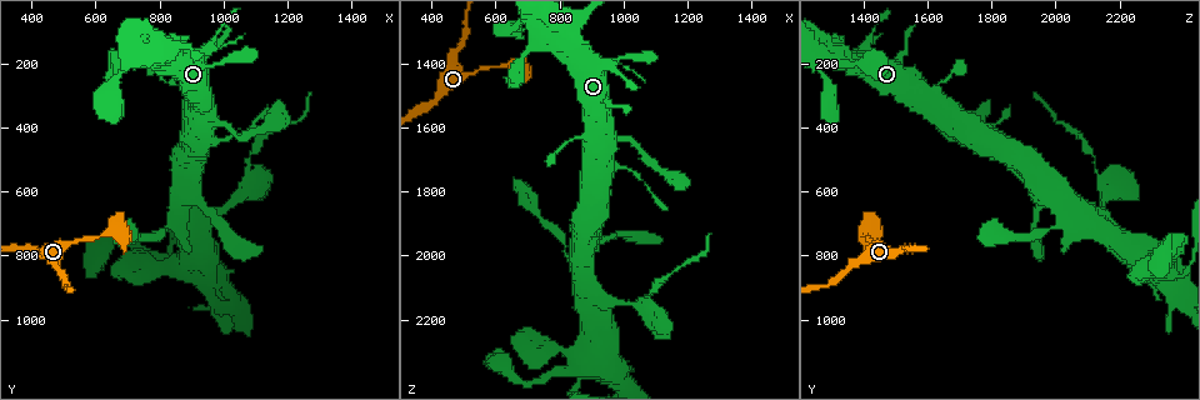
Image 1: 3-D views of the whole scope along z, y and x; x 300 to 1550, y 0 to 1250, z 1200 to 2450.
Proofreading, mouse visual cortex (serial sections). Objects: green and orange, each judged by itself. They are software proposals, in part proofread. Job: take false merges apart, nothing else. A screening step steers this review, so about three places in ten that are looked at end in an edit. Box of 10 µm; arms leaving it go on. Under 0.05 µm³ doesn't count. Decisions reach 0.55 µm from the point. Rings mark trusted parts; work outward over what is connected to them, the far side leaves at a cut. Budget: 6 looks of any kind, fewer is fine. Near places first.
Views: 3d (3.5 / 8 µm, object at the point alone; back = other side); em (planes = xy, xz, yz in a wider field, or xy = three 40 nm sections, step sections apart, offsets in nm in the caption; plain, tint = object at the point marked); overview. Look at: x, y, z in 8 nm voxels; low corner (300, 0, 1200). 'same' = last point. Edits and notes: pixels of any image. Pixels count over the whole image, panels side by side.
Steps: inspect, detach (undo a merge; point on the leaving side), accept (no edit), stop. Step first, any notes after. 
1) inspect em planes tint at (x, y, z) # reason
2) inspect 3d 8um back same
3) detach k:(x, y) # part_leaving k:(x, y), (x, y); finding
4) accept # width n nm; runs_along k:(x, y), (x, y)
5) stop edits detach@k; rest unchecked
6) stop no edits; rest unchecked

inspect em xy step 2 tint at (660, 730, 1410) # abrupt turn

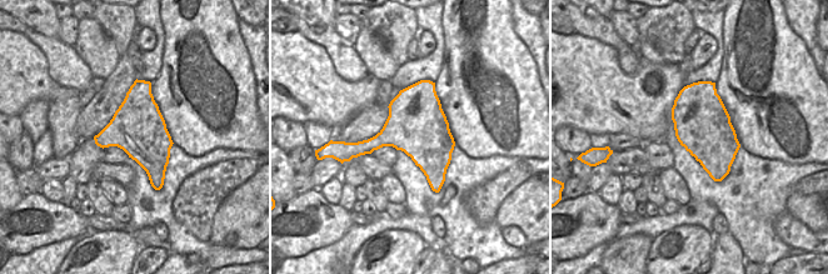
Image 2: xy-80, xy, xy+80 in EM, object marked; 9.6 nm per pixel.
inspect 3d 3.5um same

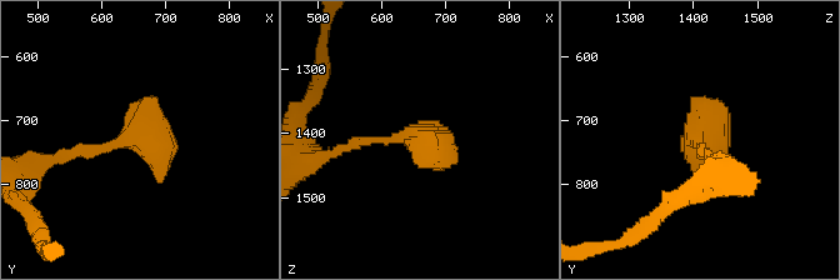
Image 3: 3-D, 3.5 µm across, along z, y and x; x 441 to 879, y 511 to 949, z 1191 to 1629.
accept # runs_along 3:(349, 148), (403, 135), (444, 138); continuous, no second cell

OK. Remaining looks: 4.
inspect 3d 8um back at (970, 380, 1630) # thick turns thin

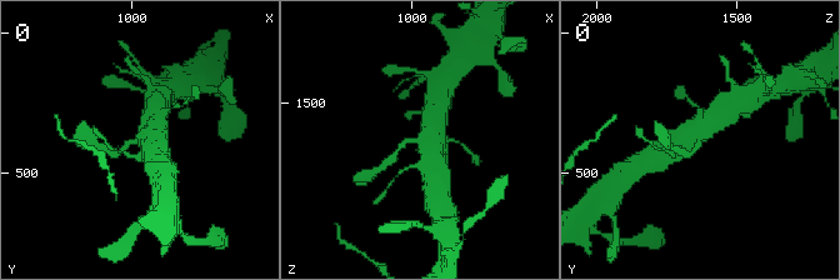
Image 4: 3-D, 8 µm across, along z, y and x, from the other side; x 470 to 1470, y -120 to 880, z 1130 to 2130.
inspect em xy step 5 tint same

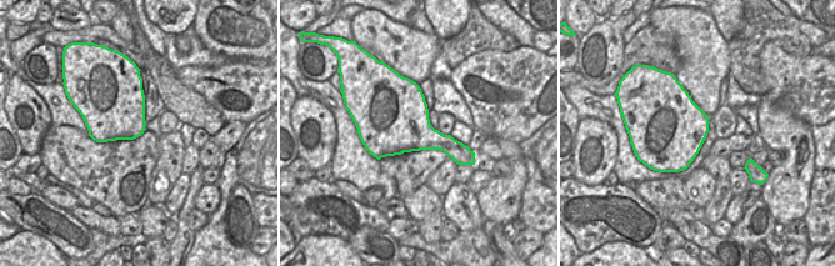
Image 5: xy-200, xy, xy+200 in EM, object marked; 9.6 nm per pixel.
accept # runs_along 4:(723, 111), (695, 135), (666, 150); all the same cell

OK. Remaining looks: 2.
inspect 3d 3.5um at (1070, 600, 2160) # thin arm on a thick one

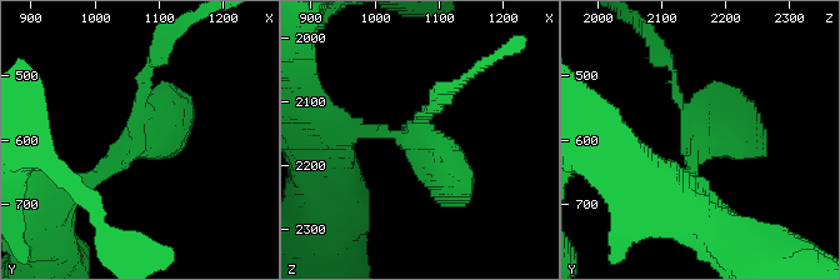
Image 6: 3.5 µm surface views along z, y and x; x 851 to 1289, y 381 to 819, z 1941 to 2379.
inspect em xy step 2 tint at (1070, 600, 2165) # arms 4; arm_widths 150, 200, 350, 450 nm

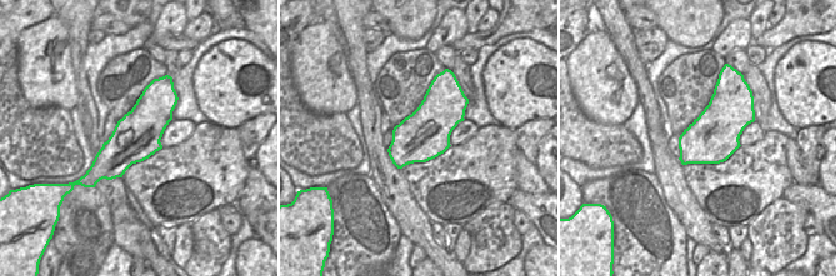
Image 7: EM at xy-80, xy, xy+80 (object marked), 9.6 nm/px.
detach 6:(669, 61) # part_leaving 6:(681, 106), (673, 69), (646, 34); a second cell is stuck on

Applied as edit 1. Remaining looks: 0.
stop edits detach@6; rest unchecked

